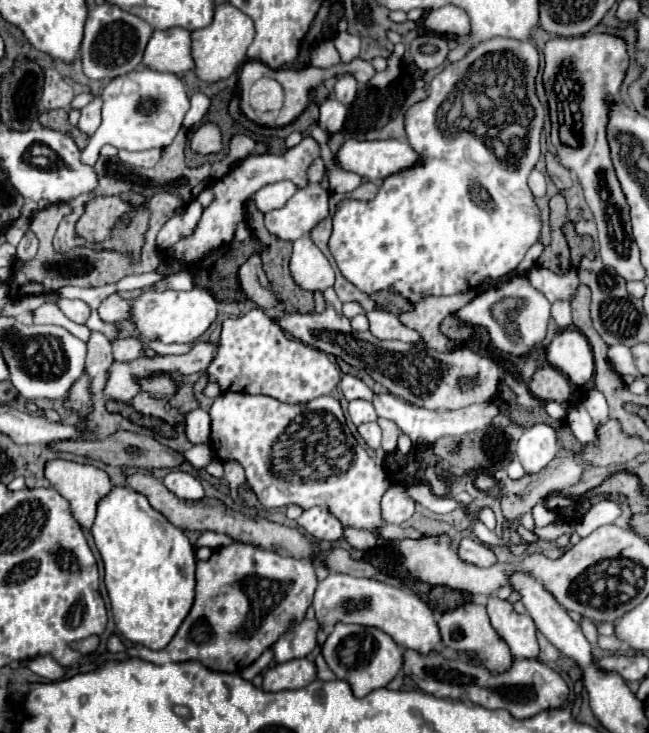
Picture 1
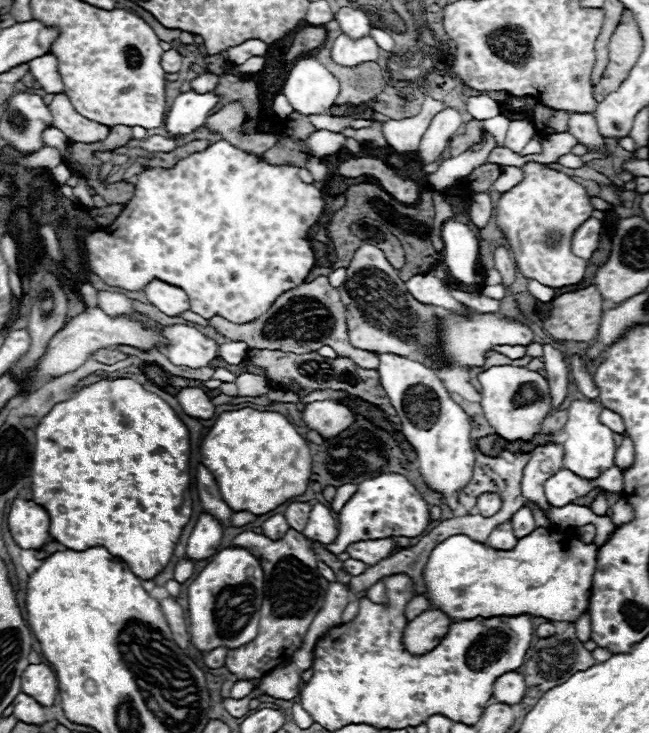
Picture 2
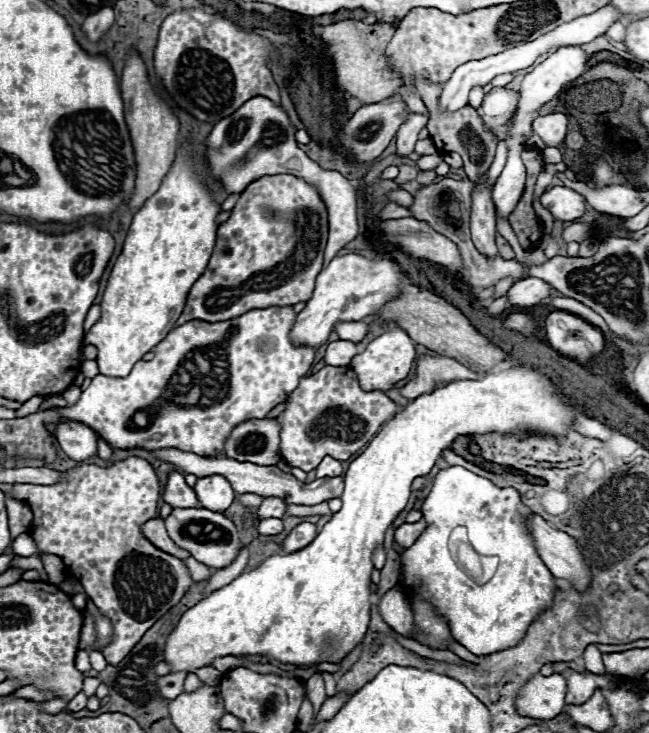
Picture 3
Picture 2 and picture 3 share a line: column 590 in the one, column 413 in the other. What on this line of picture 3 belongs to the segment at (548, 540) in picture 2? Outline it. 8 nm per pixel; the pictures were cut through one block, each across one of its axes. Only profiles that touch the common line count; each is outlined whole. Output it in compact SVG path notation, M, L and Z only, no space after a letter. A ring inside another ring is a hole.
M448 466L434 476L432 488L422 504L422 514L428 526L420 534L420 538L402 554L402 584L412 586L422 598L430 600L438 608L438 612L448 620L454 640L468 648L472 654L486 656L498 650L506 650L506 646L516 646L522 640L522 634L526 634L526 626L530 626L530 622L534 622L534 618L538 618L542 610L550 610L550 602L554 602L556 590L554 576L540 560L538 550L534 546L534 538L528 528L528 516L532 512L526 510L526 506L522 504L520 492L516 488L500 488L492 480L482 478L462 466ZM456 526L468 528L470 546L478 554L500 556L500 566L494 578L490 578L486 584L476 584L452 558L448 550L448 538Z

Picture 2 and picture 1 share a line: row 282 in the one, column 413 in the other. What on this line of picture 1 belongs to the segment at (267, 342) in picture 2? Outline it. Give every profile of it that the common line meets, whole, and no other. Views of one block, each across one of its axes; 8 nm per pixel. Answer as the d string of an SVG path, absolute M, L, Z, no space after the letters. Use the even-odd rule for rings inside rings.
M474 290L452 296L424 296L418 302L412 302L412 310L402 312L398 318L404 326L416 330L428 348L438 352L452 352L460 346L460 342L444 336L440 332L440 324L448 314L454 314L466 306L474 296Z

